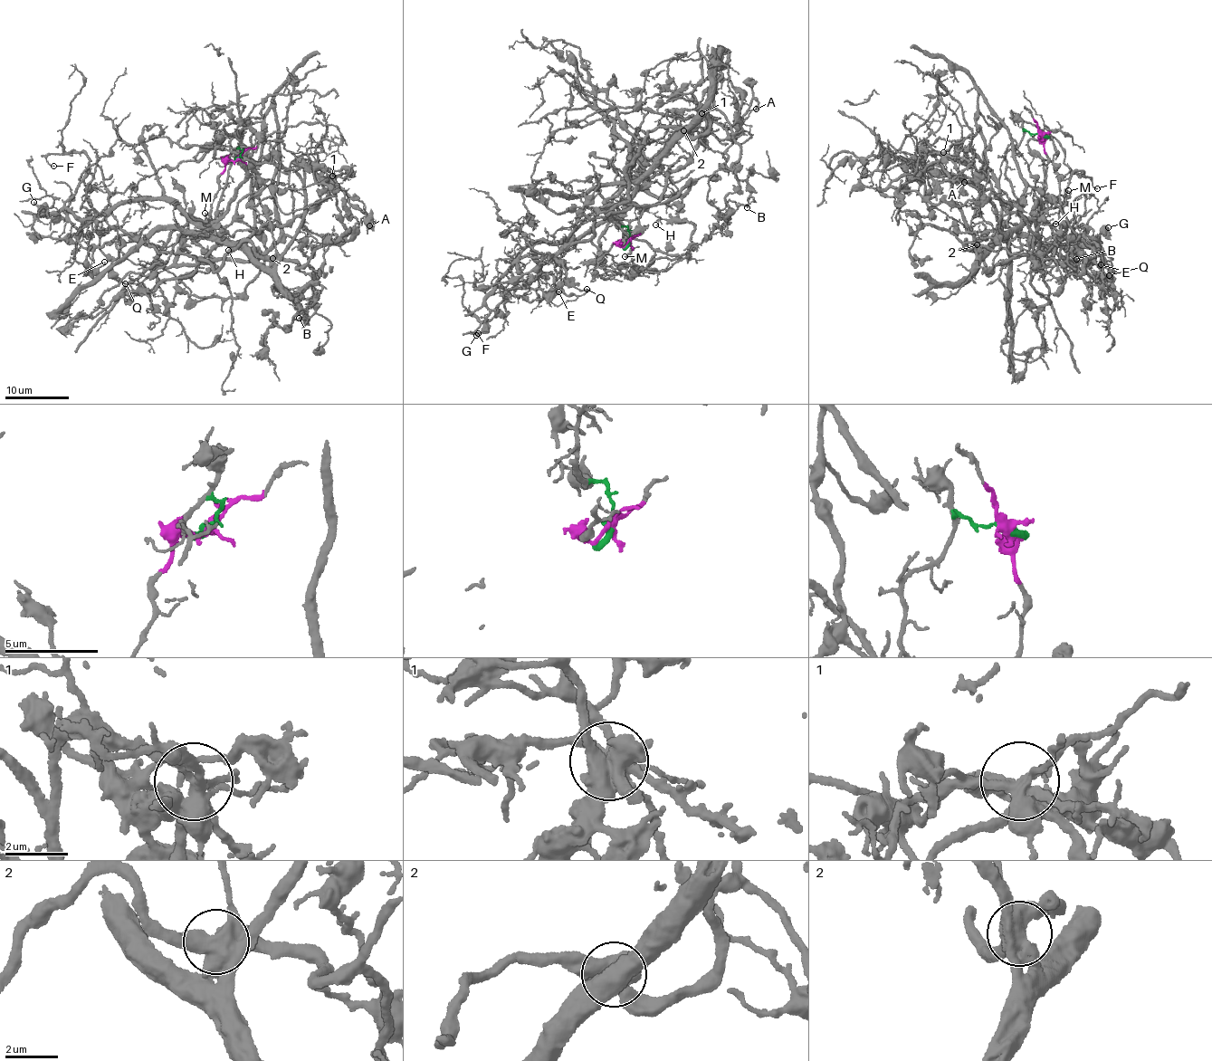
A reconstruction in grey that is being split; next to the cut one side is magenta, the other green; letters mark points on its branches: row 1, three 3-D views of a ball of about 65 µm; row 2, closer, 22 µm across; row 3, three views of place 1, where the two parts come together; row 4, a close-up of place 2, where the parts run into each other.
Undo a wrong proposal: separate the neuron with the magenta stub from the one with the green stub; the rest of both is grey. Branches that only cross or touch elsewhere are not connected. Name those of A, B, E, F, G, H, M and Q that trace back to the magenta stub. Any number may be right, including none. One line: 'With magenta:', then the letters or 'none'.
With magenta: B, H, M

